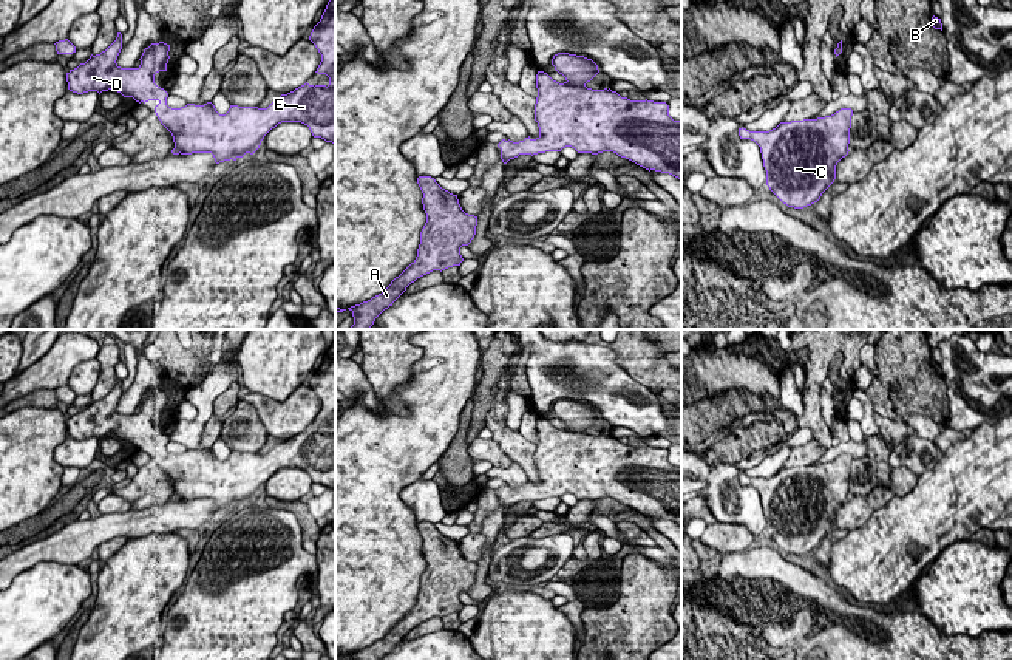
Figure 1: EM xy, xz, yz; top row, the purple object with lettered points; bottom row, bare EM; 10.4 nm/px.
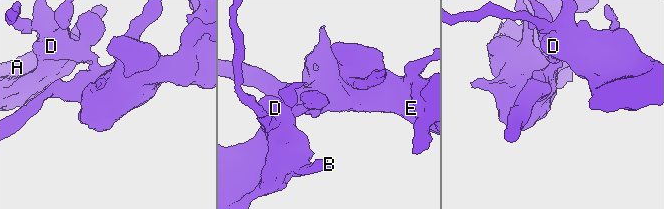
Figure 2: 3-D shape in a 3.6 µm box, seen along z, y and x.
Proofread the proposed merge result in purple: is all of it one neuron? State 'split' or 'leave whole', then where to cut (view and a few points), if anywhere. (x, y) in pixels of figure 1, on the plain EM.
leave whole | no cut

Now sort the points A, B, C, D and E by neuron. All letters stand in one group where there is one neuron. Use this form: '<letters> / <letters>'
A B C D E

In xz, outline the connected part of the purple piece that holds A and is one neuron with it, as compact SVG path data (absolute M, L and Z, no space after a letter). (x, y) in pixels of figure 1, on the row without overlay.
M419 522L423 539L422 550L426 569L420 578L416 606L379 641L348 654L352 660L382 660L417 624L433 618L460 612L460 594L476 581L477 563L462 556L457 541L442 535L434 524Z

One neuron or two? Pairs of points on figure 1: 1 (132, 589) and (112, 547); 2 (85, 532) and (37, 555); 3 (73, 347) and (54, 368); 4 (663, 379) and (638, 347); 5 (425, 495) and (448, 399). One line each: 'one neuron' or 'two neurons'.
1: two neurons
2: one neuron
3: one neuron
4: one neuron
5: two neurons

